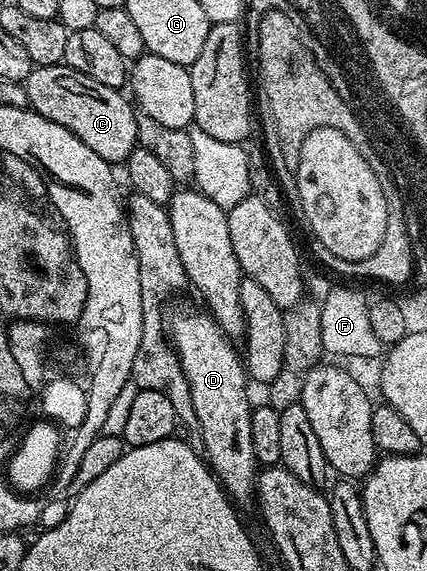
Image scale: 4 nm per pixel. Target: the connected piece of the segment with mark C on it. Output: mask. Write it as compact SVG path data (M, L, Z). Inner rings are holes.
M63 64L33 66L23 83L31 109L78 136L78 140L82 140L90 152L102 156L102 160L109 164L124 164L137 149L137 111L127 97L123 98L125 95L121 91L106 88L106 84L98 84L98 80L90 80L90 76L82 76L82 72L74 72L74 68Z

